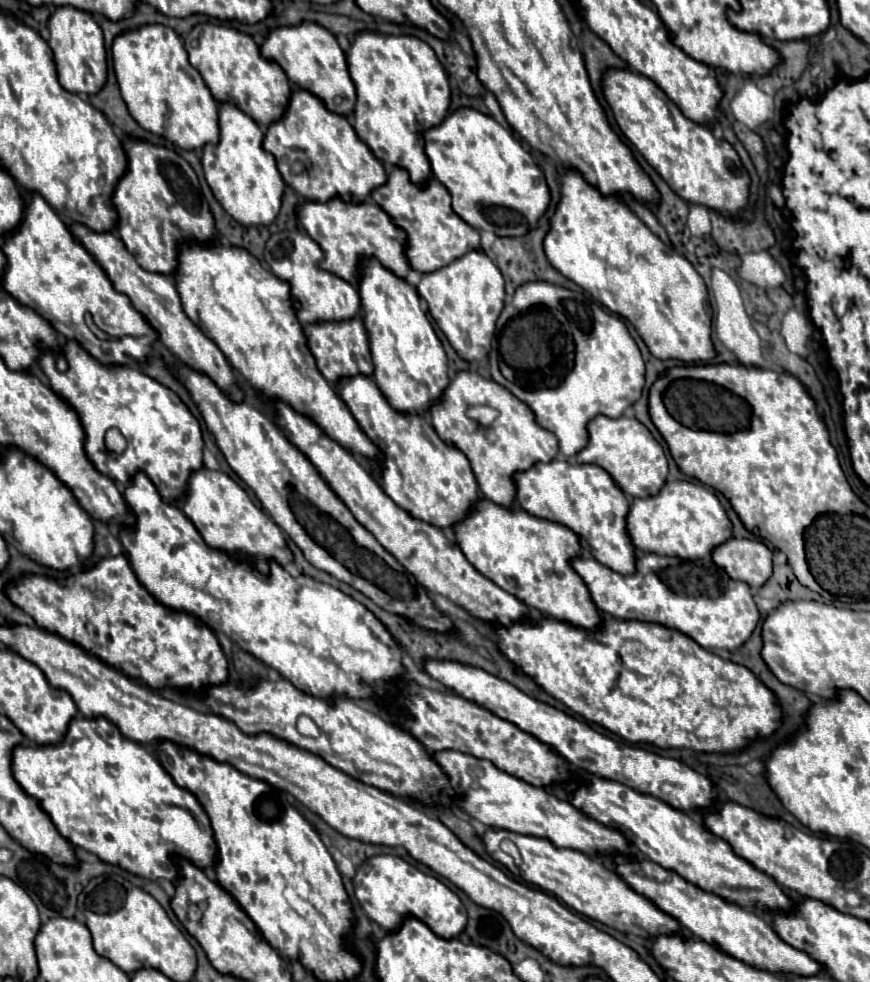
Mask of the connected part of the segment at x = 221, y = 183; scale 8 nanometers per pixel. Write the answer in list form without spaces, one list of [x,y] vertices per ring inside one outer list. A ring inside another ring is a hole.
[[[220,105],[220,143],[206,145],[202,151],[202,167],[206,181],[220,201],[224,211],[232,215],[240,225],[270,225],[280,211],[284,179],[276,167],[272,153],[262,147],[264,133],[252,117],[242,113],[234,105]]]

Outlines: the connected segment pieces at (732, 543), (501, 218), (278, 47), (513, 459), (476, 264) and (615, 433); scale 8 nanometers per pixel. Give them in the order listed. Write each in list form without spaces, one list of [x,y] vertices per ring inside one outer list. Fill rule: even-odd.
[[[732,537],[714,549],[712,559],[732,579],[744,581],[752,589],[762,587],[772,575],[772,551],[756,539]]]
[[[462,107],[450,113],[438,127],[428,129],[424,133],[424,139],[434,177],[450,191],[454,211],[468,225],[490,231],[498,237],[522,237],[538,225],[550,203],[550,189],[546,185],[544,173],[532,159],[530,151],[520,141],[516,141],[514,135],[504,129],[494,117],[470,107]]]
[[[302,23],[298,27],[280,27],[270,33],[270,37],[260,47],[264,59],[278,63],[288,79],[298,87],[312,95],[316,95],[328,111],[348,117],[354,113],[356,93],[354,83],[350,81],[350,73],[346,69],[346,55],[340,49],[336,37],[320,27],[318,23]]]
[[[460,371],[448,389],[442,395],[442,403],[430,409],[430,419],[442,441],[460,449],[478,479],[478,487],[486,499],[506,509],[512,509],[516,503],[516,483],[514,475],[518,471],[528,471],[540,461],[552,461],[558,455],[558,439],[554,433],[542,429],[534,421],[534,413],[522,401],[518,401],[510,391],[500,387],[494,381],[486,381],[476,371]],[[472,405],[488,405],[498,409],[496,421],[490,425],[480,425],[478,421],[466,415],[466,409]],[[490,433],[494,439],[490,439]]]
[[[470,251],[450,265],[422,275],[418,293],[428,301],[432,319],[454,351],[468,363],[478,361],[482,367],[488,367],[490,341],[496,329],[496,319],[504,307],[504,279],[492,259],[484,251]]]
[[[598,415],[588,423],[588,433],[588,445],[576,455],[576,463],[594,463],[606,469],[614,477],[618,487],[634,499],[652,497],[662,489],[668,475],[668,459],[662,445],[638,419],[624,415],[618,419],[610,419]]]

